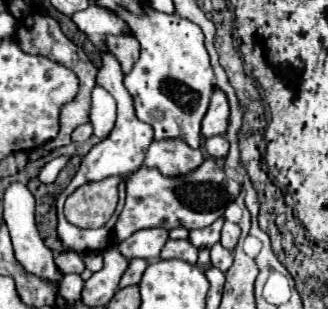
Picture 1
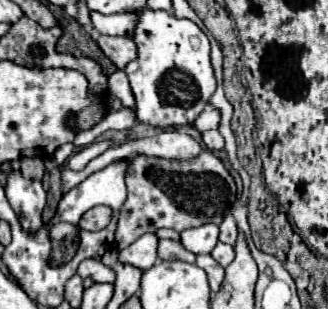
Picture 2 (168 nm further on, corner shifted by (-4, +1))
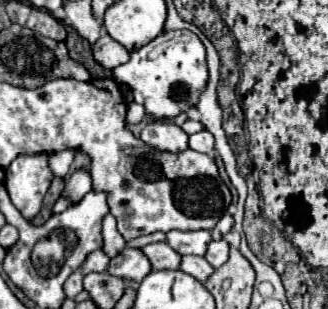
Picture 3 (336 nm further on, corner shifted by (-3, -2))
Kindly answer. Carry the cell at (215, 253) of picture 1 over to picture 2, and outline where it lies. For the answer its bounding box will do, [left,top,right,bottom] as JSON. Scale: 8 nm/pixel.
[210,243,234,267]

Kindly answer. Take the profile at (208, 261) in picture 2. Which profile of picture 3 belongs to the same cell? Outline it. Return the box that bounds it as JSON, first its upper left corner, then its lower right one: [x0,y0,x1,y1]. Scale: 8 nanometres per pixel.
[179,256,213,282]

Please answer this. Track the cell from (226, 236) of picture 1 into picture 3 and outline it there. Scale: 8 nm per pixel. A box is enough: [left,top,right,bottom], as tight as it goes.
[211,214,233,240]

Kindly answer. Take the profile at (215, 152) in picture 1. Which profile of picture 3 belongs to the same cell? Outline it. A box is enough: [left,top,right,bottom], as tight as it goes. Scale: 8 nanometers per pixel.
[189,130,215,154]

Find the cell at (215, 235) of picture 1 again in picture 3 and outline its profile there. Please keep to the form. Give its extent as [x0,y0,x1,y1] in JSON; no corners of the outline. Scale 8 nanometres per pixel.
[167,230,211,256]

